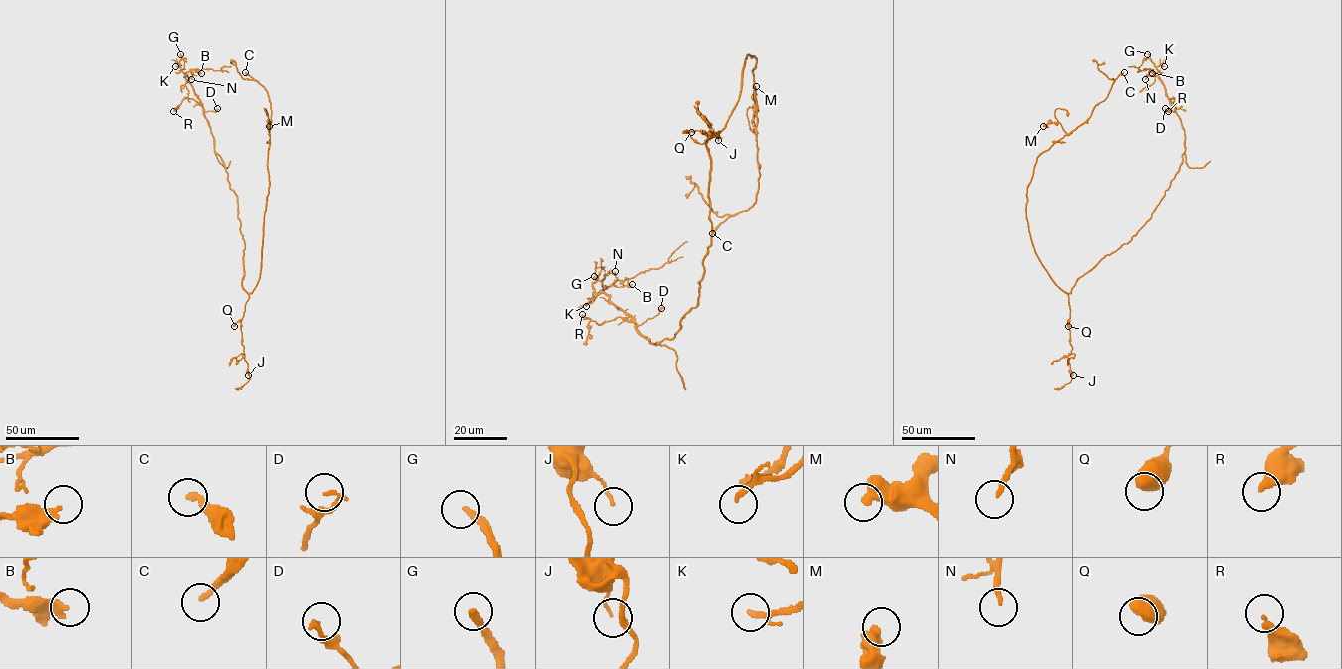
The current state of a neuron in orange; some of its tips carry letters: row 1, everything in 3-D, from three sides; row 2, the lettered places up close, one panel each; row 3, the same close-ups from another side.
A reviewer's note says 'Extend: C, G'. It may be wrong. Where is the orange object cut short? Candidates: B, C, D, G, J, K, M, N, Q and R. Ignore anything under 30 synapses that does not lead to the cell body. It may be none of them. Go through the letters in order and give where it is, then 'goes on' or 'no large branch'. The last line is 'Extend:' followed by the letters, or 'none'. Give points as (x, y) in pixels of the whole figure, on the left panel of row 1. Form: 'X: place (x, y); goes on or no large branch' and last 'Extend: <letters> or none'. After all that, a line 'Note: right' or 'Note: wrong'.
B: place (201, 73); no large branch
C: place (245, 72); goes on
D: place (217, 108); no large branch
G: place (180, 54); goes on
J: place (248, 375); no large branch
K: place (175, 66); no large branch
M: place (269, 126); no large branch
N: place (191, 79); no large branch
Q: place (234, 326); no large branch
R: place (173, 111); no large branch
Extend: C, G
Note: right

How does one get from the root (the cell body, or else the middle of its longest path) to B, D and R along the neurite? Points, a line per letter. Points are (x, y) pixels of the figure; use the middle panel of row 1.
B: (705, 146), (711, 240), (698, 304), (671, 339), (653, 344), (604, 292), (617, 280), (632, 284)
D: (705, 146), (711, 240), (703, 261), (698, 304), (684, 315), (671, 339), (656, 344), (637, 326), (661, 308)
R: (705, 146), (711, 240), (698, 304), (671, 339), (657, 344), (631, 320), (598, 324), (582, 314)

